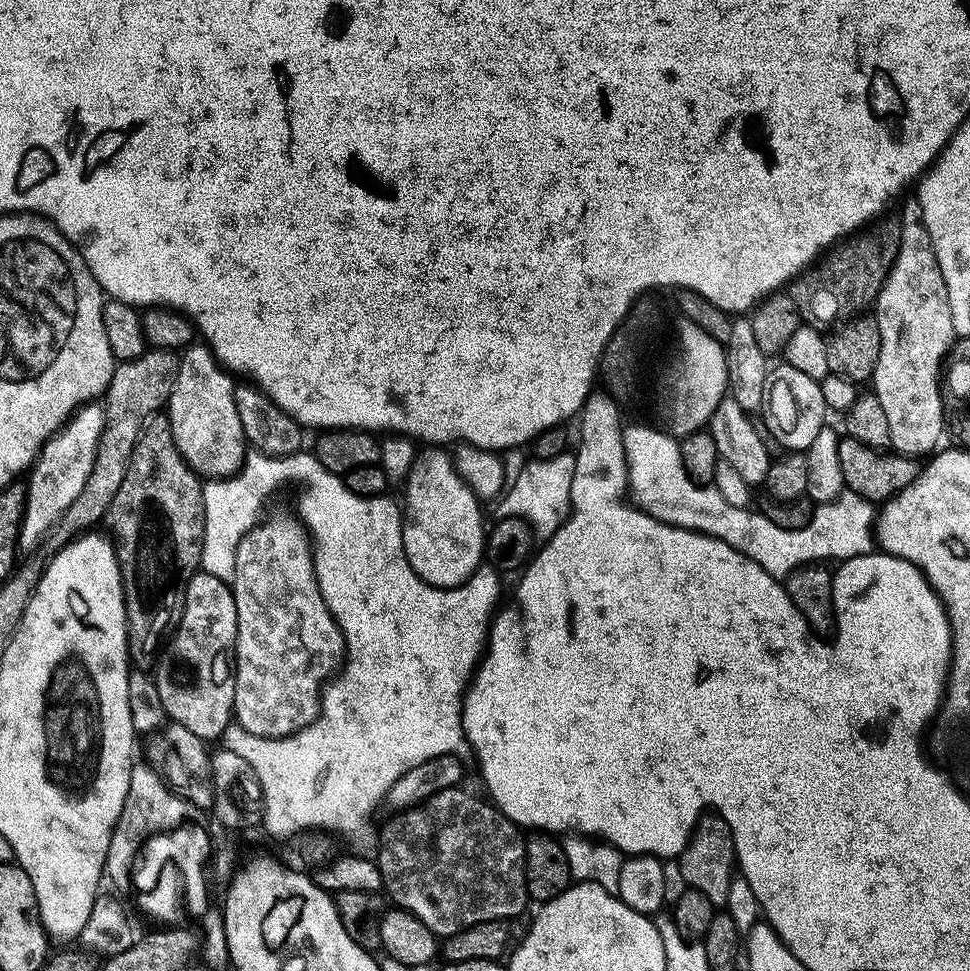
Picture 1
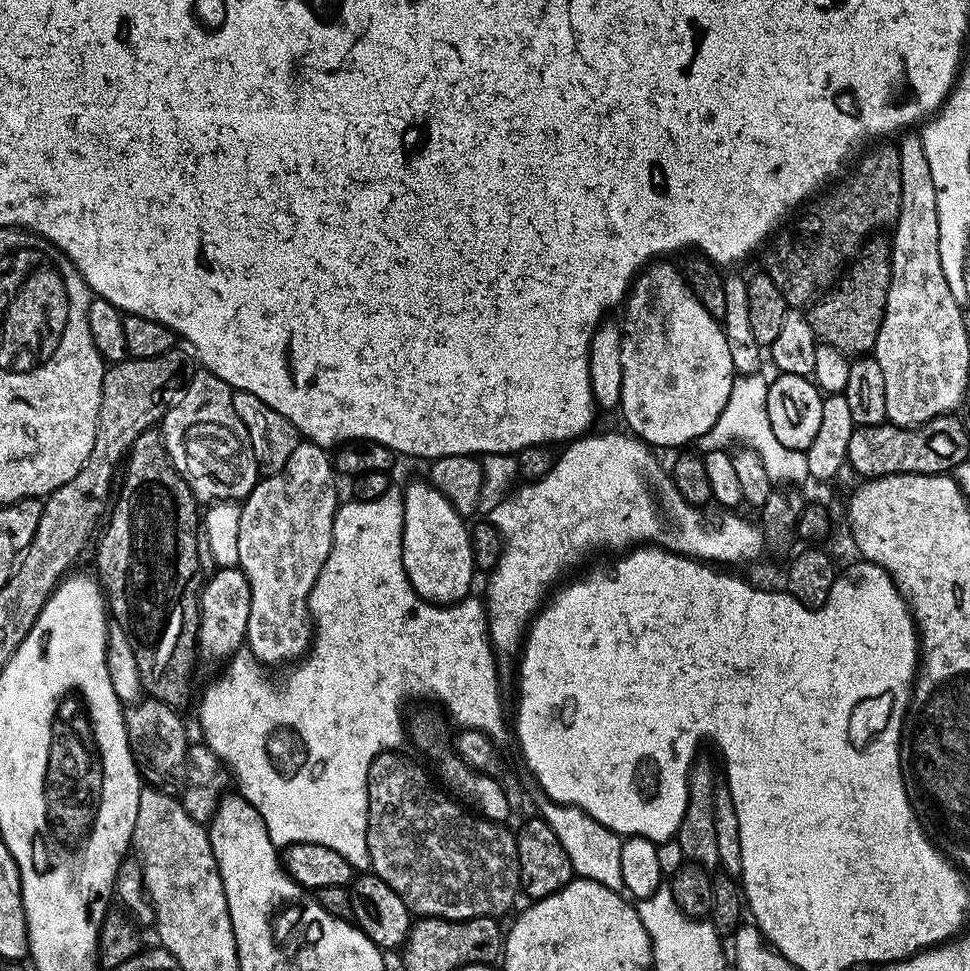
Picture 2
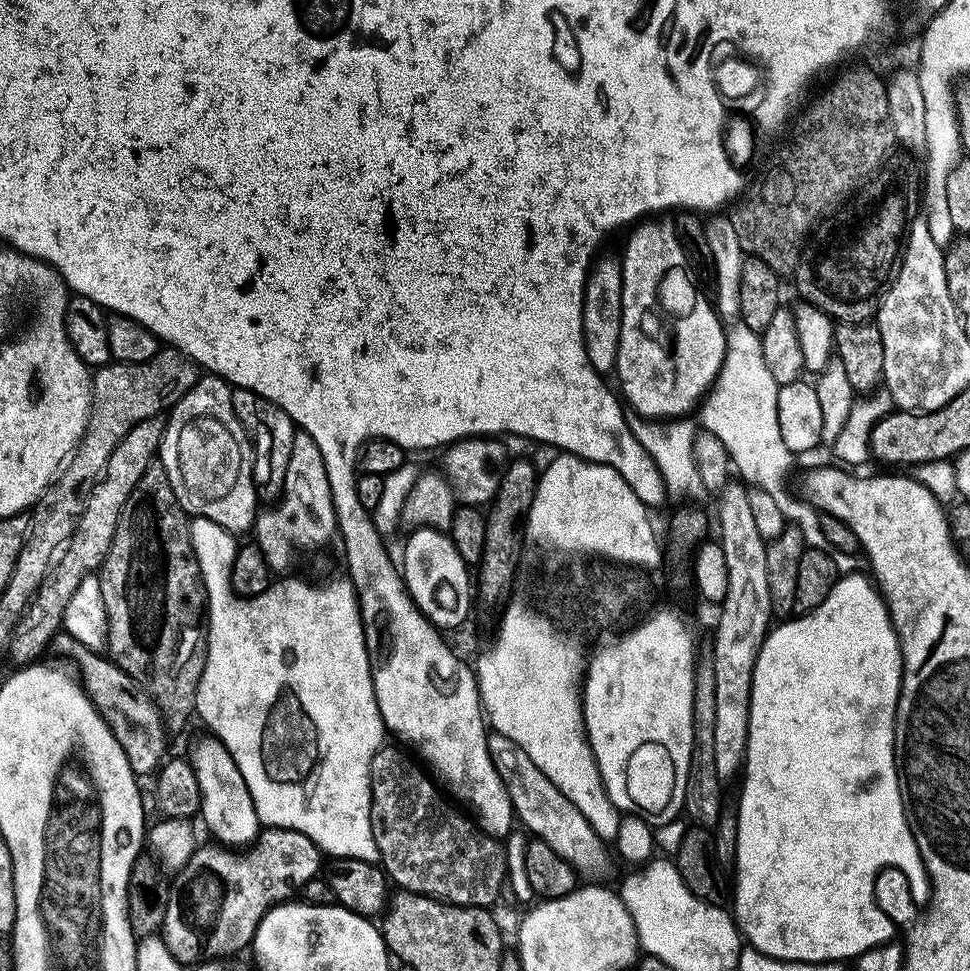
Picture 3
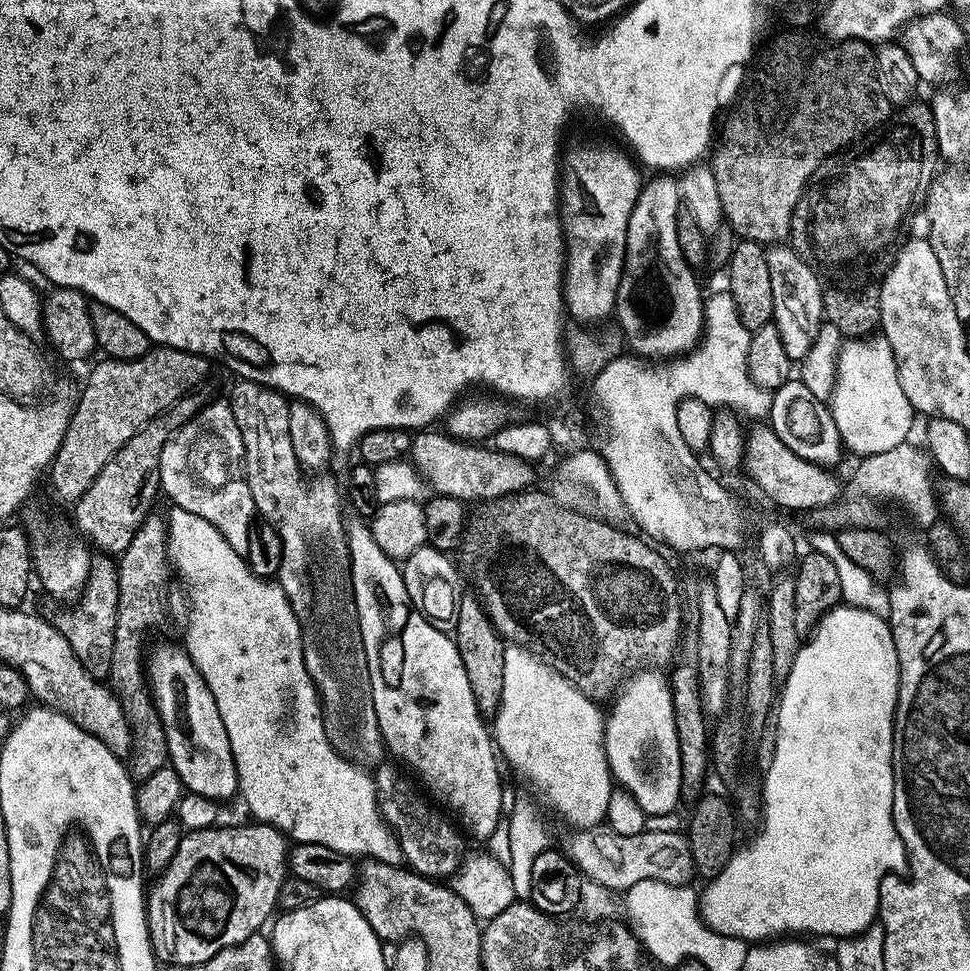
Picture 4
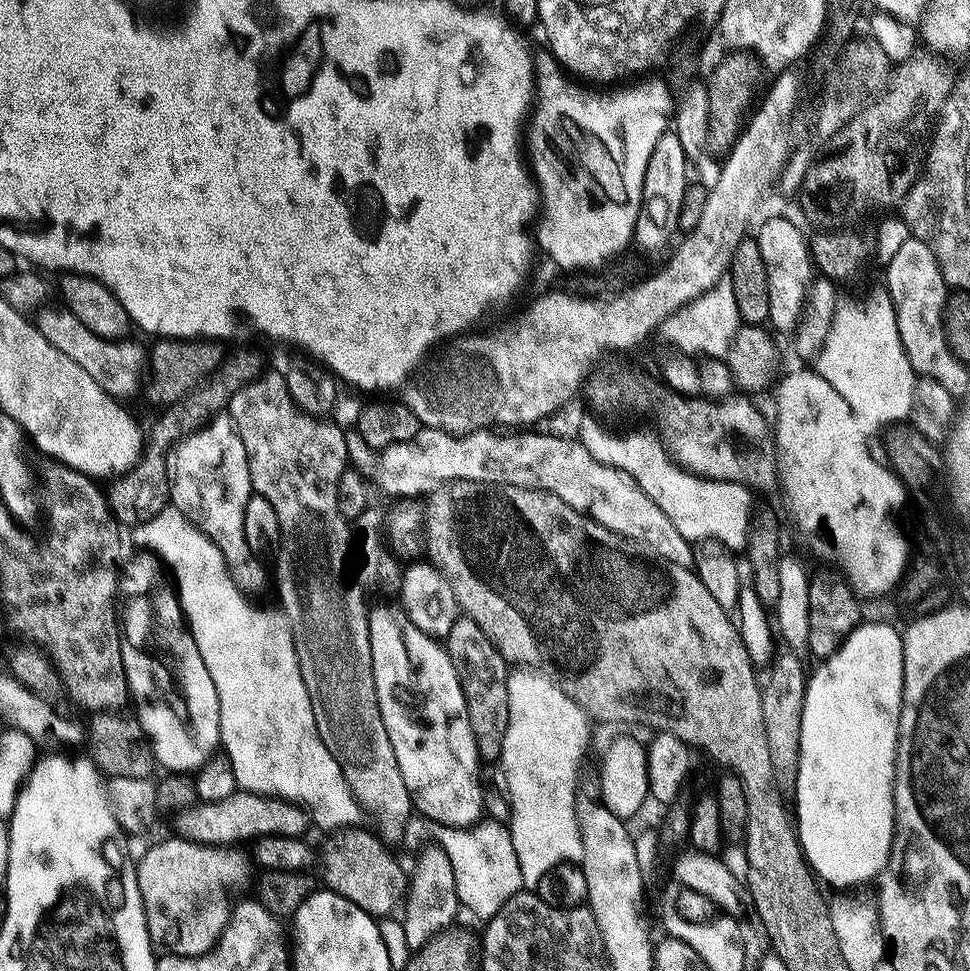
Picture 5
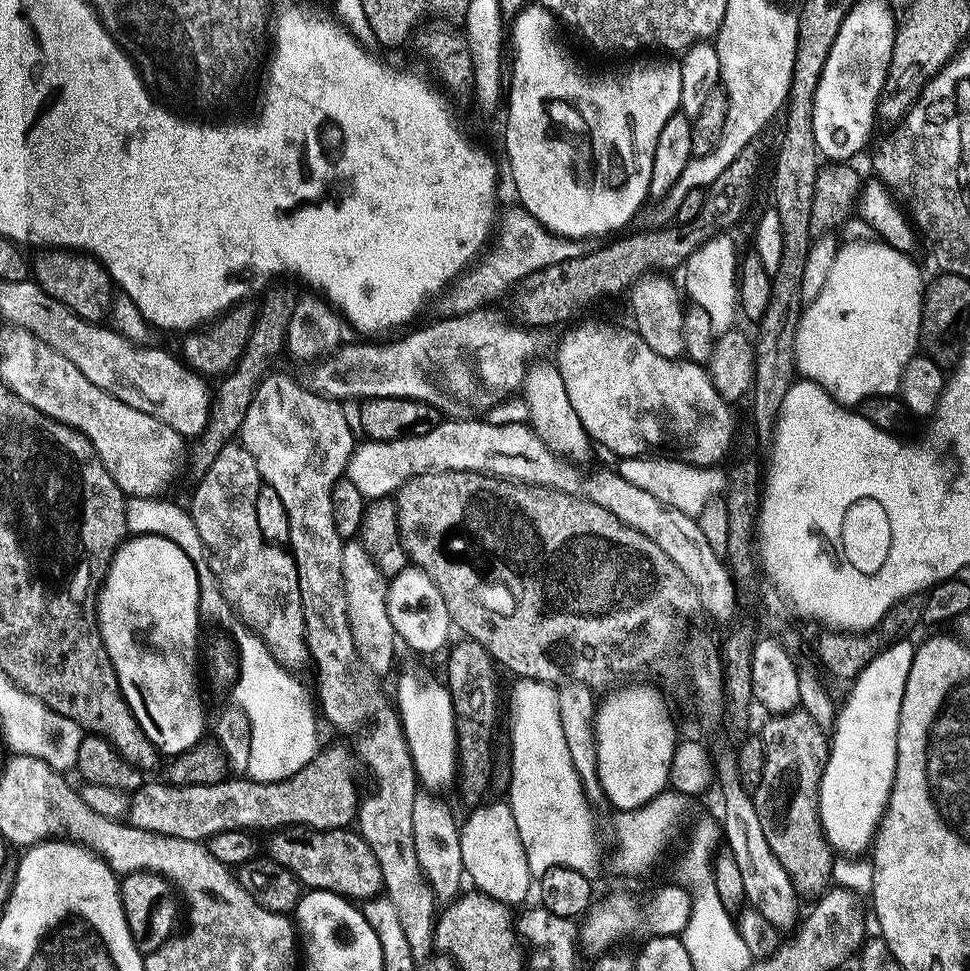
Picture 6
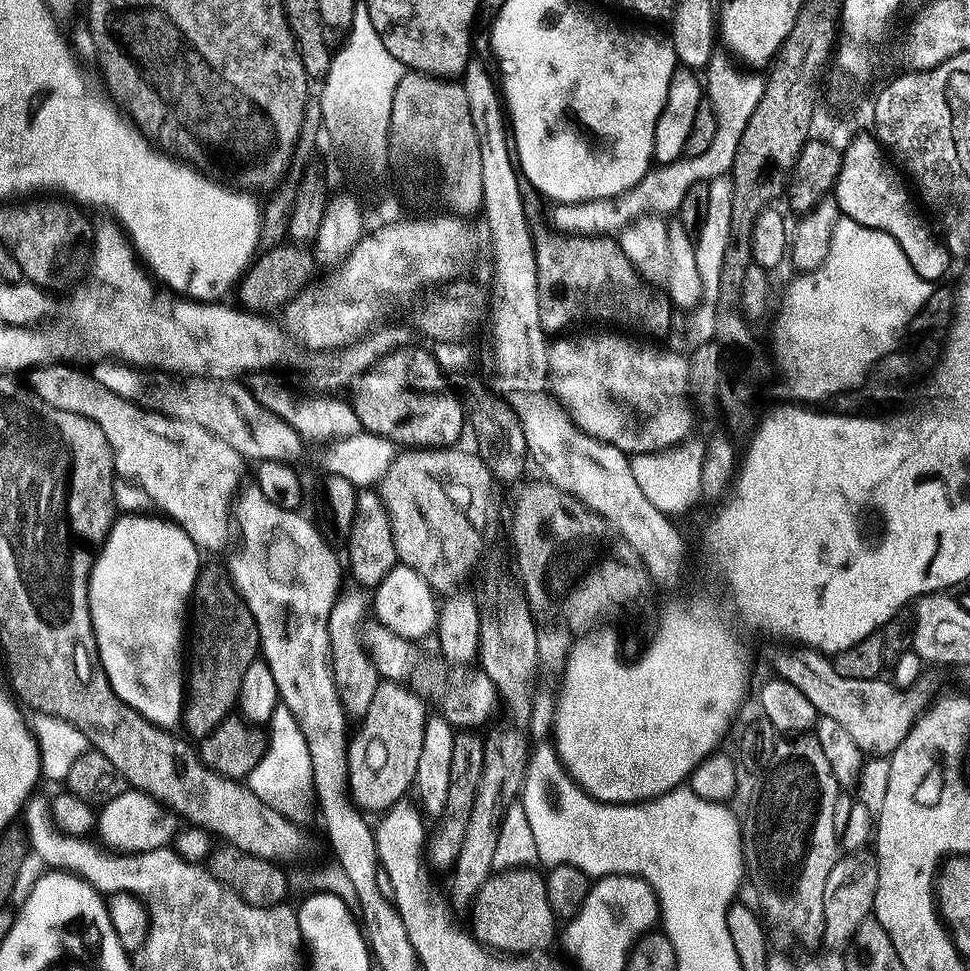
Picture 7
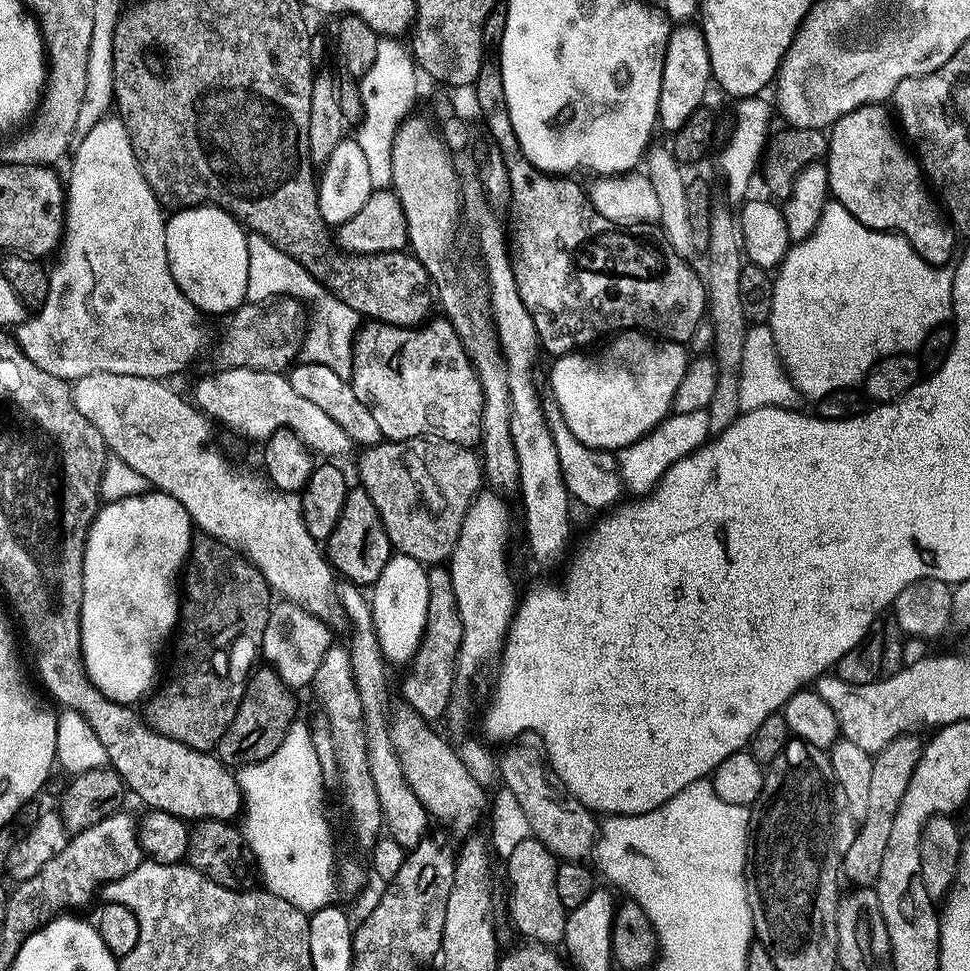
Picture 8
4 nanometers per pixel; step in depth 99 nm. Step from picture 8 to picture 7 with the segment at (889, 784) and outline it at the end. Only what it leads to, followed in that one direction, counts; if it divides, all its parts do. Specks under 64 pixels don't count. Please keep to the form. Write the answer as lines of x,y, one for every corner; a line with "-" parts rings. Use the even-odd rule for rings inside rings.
860,852
838,860
830,874
826,894
826,930
824,944
834,952
845,953
858,930
875,911
880,867
873,853

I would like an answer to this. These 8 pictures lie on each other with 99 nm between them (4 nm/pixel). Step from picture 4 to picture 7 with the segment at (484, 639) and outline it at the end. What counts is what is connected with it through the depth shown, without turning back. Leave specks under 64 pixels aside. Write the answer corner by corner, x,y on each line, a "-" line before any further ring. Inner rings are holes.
461,731
454,742
454,758
450,762
450,798
443,816
439,817
440,829
431,833
426,844
426,860
437,873
451,873
462,854
466,834
470,830
470,817
474,802
478,802
478,786
482,786
482,772
486,770
485,737
475,731

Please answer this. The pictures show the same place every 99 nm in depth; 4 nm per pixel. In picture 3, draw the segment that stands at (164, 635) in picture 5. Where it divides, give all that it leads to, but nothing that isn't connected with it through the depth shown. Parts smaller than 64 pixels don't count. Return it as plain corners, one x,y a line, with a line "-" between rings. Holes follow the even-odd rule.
211,734
205,737
205,740
200,740
193,746
192,756
190,755
196,784
200,788
200,816
217,845
229,850
247,849
256,843
262,831
254,798
250,798
246,778
242,778
242,770
238,770
226,746

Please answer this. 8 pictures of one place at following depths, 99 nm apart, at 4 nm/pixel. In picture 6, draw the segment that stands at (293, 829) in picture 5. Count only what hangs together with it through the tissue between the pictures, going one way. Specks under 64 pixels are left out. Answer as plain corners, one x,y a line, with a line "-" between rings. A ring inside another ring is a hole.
349,745
327,748
296,776
281,783
258,783
247,778
229,778
216,784
184,788
166,782
145,783
131,799
129,823
147,832
158,832
161,836
200,843
230,830
274,832
286,827
305,827
326,832
349,829
359,817
362,799
354,782
358,776
359,760
355,749

